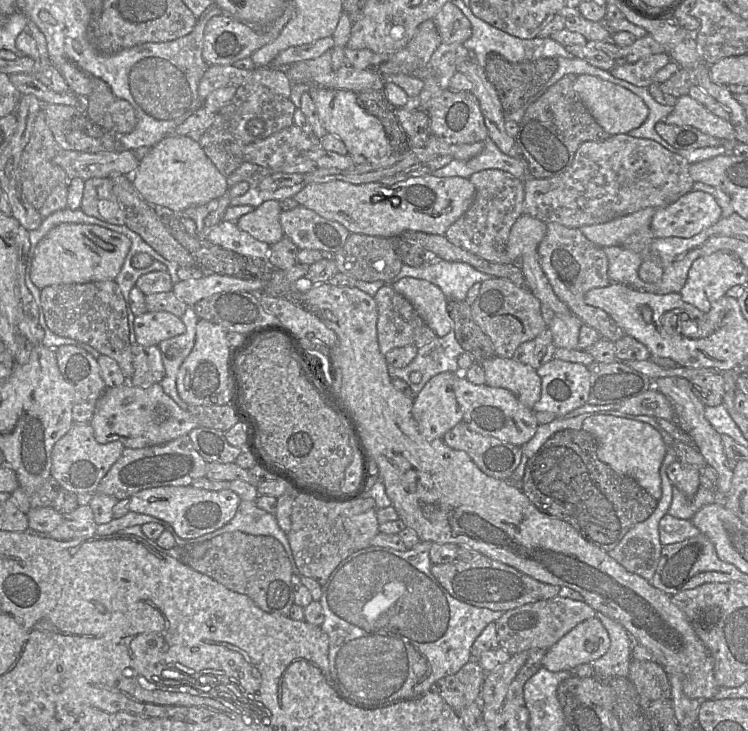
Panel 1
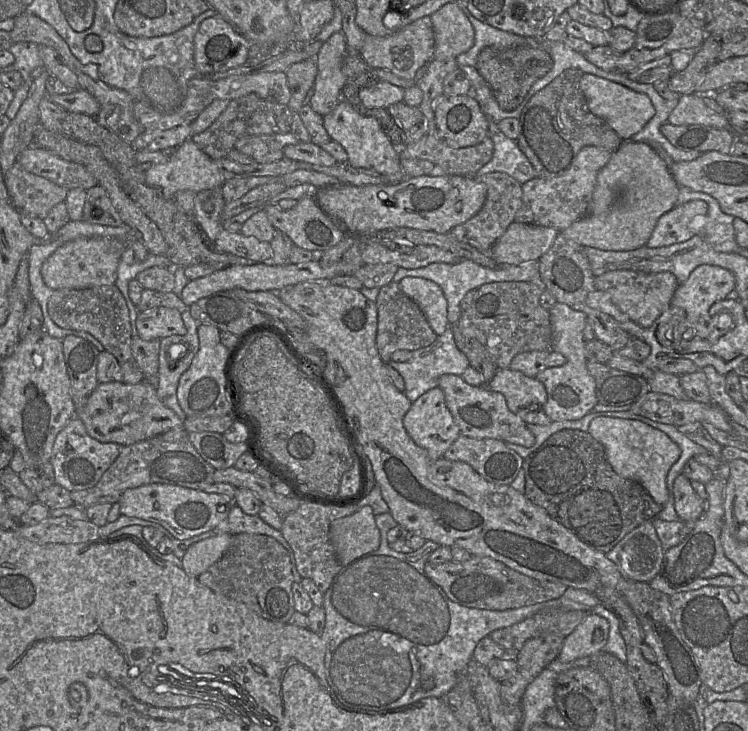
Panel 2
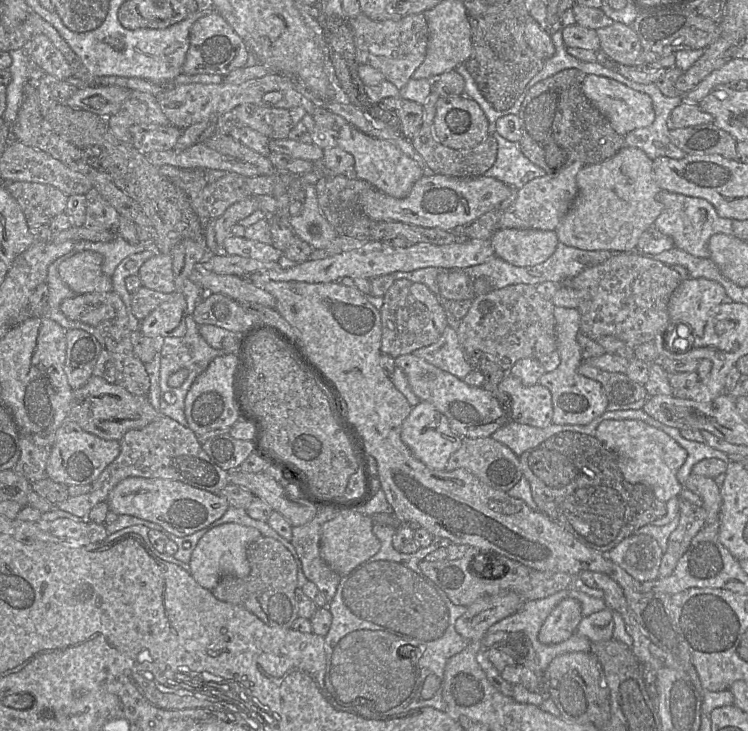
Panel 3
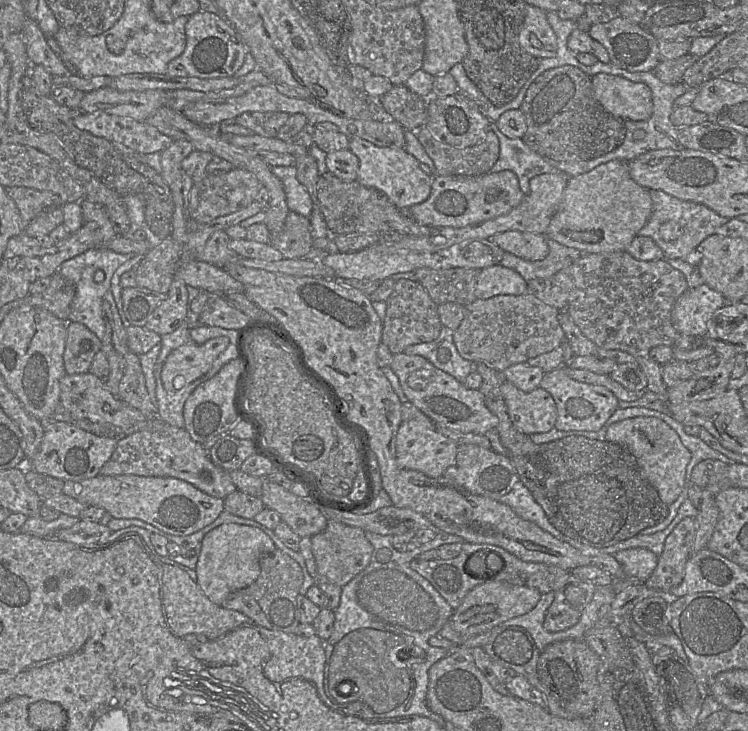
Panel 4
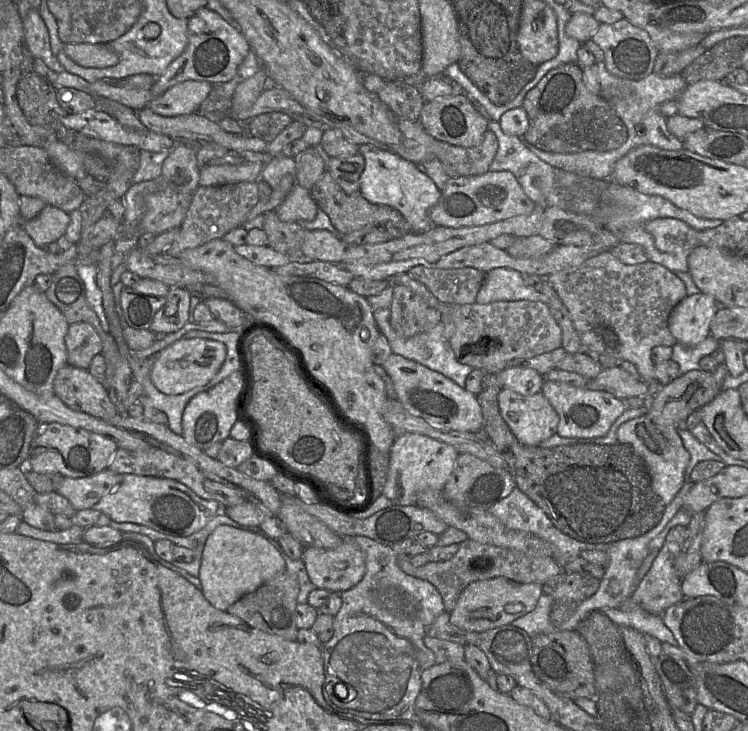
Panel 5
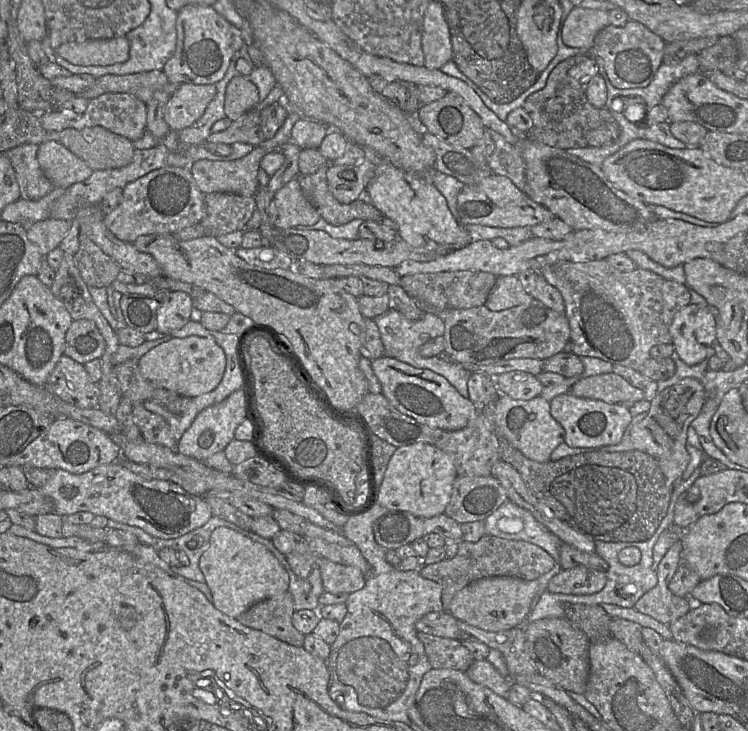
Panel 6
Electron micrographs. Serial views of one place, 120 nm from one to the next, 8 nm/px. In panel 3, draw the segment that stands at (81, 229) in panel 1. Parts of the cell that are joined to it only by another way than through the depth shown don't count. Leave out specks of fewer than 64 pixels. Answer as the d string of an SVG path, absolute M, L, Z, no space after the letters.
M77 252L59 265L59 276L76 294L110 292L112 281L102 271L103 261L104 257L97 252Z

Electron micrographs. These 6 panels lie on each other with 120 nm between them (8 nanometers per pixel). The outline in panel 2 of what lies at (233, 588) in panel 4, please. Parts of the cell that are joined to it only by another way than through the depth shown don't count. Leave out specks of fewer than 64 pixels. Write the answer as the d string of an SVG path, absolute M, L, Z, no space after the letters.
M222 533L190 545L181 559L182 569L192 577L199 577L223 556L231 537L229 533Z

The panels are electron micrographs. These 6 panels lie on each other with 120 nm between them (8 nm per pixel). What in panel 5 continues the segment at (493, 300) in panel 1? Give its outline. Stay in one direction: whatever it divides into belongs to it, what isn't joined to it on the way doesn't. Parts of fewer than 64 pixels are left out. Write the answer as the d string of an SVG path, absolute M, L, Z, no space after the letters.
M407 273L393 275L387 281L408 287L431 307L451 316L456 329L449 342L455 358L474 369L498 374L516 358L532 358L562 347L562 329L552 316L548 305L541 301L445 304L440 302L425 285L412 279Z

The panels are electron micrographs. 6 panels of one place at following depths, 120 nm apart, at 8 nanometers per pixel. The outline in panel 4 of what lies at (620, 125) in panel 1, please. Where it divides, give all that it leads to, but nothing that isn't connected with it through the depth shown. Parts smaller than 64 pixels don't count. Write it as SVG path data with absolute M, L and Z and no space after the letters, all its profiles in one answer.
M606 73L592 76L591 84L595 99L614 117L644 121L652 115L652 95L645 84Z

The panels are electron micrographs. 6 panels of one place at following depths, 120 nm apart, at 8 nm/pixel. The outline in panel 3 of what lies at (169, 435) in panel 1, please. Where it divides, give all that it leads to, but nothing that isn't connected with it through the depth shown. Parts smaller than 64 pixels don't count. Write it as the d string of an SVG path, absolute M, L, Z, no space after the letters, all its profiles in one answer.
M92 375L83 387L73 390L69 419L77 422L84 431L99 438L120 441L126 432L145 427L159 414L150 404L147 396L134 395L117 383L111 384L101 377Z

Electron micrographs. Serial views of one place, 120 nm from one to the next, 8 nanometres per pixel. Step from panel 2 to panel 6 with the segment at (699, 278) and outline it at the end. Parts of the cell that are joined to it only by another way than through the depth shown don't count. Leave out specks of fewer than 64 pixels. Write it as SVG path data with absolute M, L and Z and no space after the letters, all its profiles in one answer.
M688 304L674 315L669 328L675 355L689 366L702 362L706 358L708 348L716 342L716 317L708 307L709 305Z

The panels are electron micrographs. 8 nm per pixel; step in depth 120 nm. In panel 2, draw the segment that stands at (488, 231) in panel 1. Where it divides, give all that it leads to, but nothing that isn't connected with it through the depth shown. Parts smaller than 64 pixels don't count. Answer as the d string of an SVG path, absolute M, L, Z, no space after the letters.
M491 172L479 177L487 186L487 195L481 210L468 221L452 228L450 233L459 241L467 243L483 253L488 253L494 243L514 221L522 205L522 184L504 172Z

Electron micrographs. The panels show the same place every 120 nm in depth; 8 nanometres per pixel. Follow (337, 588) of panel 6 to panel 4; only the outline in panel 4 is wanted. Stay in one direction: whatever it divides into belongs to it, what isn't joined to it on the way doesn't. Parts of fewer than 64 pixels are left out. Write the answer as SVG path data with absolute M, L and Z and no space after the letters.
M328 520L326 528L311 537L311 548L320 579L340 587L346 585L370 562L373 546L365 536L365 531L341 522Z

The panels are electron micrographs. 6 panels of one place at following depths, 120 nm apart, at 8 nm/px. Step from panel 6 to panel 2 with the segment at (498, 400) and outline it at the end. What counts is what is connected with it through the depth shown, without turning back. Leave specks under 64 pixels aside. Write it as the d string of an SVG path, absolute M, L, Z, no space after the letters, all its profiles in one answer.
M499 368L485 386L503 394L509 410L526 424L548 425L552 422L544 412L546 388L536 377L528 377L511 368Z

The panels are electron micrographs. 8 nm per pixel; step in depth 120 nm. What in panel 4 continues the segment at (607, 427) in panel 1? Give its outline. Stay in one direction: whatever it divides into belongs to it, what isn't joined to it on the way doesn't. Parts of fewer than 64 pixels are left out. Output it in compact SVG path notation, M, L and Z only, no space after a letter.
M634 417L615 422L607 429L606 440L625 447L636 457L641 477L657 490L666 505L672 504L687 486L686 468L691 452L663 420Z

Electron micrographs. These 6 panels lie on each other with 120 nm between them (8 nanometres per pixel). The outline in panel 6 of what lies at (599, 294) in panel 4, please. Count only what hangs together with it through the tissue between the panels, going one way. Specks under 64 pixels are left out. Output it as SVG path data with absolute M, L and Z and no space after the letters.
M606 259L593 260L587 262L571 262L571 261L561 261L553 265L544 267L539 271L539 273L546 279L546 281L557 288L561 293L564 303L565 303L565 315L569 321L571 334L570 341L573 344L573 353L579 357L596 357L612 365L621 365L625 367L632 368L639 371L642 365L647 359L650 358L651 347L658 344L669 344L672 343L672 337L669 333L669 328L674 318L674 315L683 307L691 303L690 292L686 285L677 283L675 281L670 281L662 278L661 276L651 272L649 270L635 268L631 272L621 272L613 268Z

